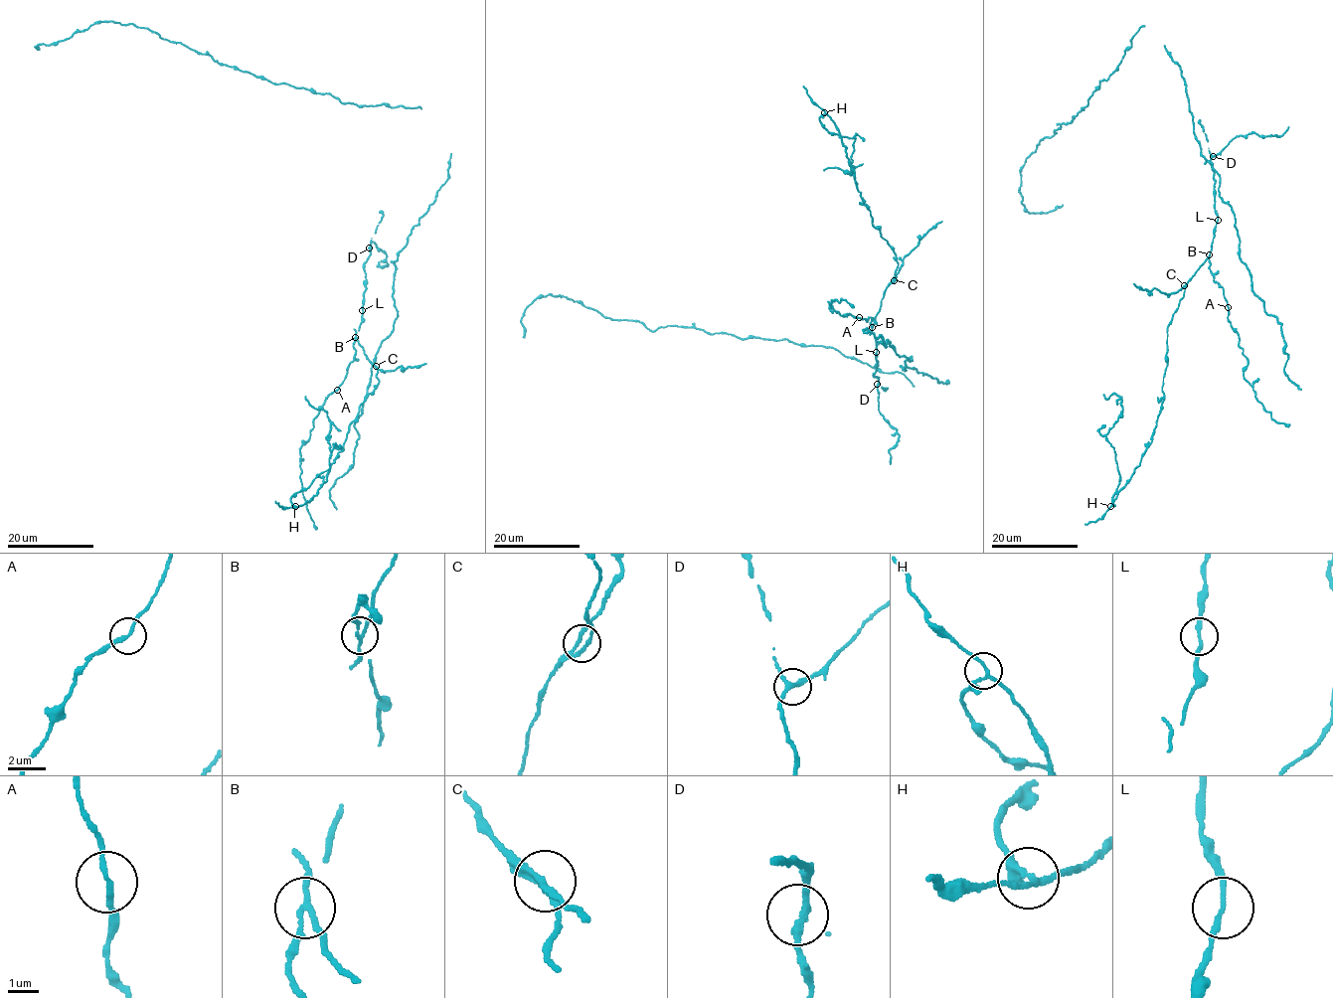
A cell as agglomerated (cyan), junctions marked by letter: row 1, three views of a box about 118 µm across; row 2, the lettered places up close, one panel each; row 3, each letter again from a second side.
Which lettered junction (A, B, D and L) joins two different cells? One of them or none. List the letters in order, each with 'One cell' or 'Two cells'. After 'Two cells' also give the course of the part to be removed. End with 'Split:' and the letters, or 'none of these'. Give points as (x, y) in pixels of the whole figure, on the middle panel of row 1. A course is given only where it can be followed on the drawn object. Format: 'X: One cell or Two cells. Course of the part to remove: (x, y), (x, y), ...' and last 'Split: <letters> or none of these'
A: One cell
B: Two cells. Course of the part to remove: (871, 327), (897, 258), (825, 113), (819, 120), (828, 132), (855, 137), (852, 174), (824, 170)
D: One cell
L: One cell
Split: B

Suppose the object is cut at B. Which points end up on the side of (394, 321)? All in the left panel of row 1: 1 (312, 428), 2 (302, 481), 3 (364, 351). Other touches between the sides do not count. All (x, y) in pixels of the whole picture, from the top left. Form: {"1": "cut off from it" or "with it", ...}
{"1": "with it", "2": "with it", "3": "cut off from it"}

